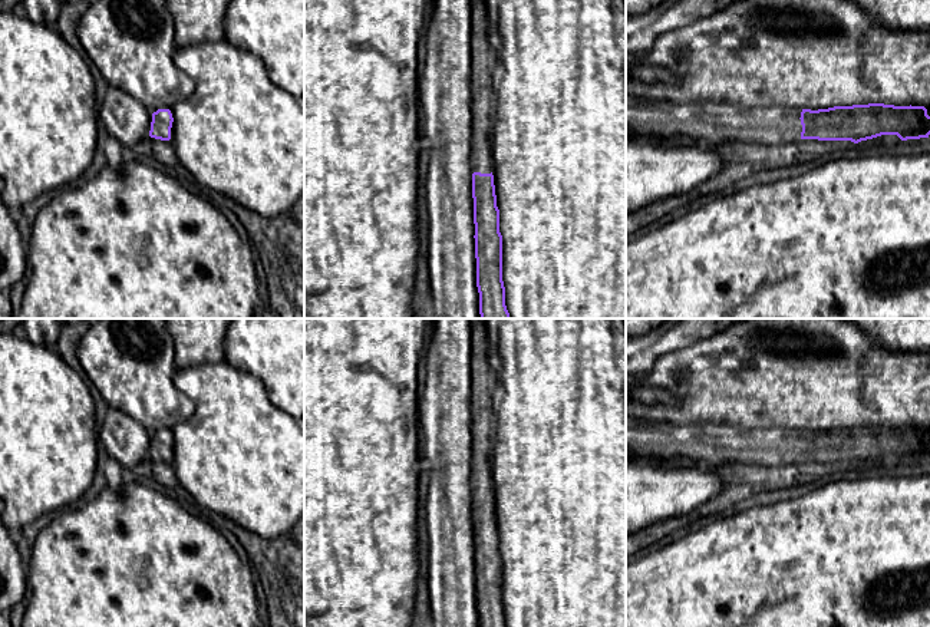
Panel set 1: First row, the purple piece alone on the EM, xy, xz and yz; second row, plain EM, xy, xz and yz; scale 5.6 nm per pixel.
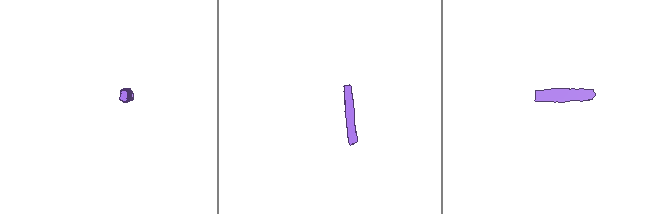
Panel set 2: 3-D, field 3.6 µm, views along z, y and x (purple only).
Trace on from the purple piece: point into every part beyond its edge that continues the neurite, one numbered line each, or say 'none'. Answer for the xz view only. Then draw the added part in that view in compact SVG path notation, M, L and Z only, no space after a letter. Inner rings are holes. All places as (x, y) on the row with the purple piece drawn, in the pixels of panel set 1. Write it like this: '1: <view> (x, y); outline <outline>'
1: xz (482, 99); outline M485 0L472 4L472 76L471 76L471 168L492 172L492 128L495 93L491 83L492 49Z

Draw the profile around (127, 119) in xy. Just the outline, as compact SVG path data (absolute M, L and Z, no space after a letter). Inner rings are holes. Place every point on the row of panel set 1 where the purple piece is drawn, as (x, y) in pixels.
M109 86L98 106L98 122L109 138L132 148L149 136L152 112L126 92Z

